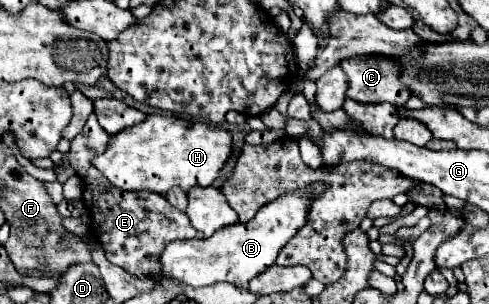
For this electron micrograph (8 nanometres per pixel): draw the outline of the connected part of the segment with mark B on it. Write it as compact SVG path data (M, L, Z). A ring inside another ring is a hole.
M311 183L299 187L297 191L289 191L275 201L269 201L257 215L247 223L227 225L209 239L195 239L195 241L173 241L167 243L159 255L161 273L153 277L155 283L163 279L171 279L177 283L185 283L191 287L205 287L215 285L219 281L227 281L235 287L247 287L247 283L271 267L283 249L283 245L307 223L307 213L313 201L327 189L325 183Z

